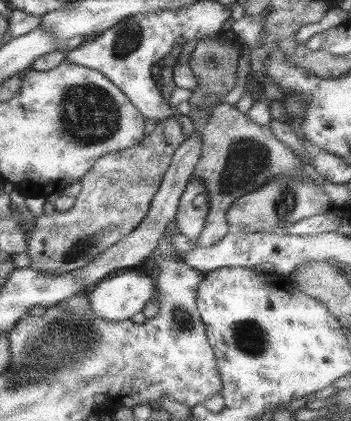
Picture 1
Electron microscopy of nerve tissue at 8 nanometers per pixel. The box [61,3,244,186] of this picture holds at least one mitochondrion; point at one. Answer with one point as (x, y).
(129, 38)

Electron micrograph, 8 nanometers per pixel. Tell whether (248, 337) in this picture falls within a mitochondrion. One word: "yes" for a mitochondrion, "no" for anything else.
yes

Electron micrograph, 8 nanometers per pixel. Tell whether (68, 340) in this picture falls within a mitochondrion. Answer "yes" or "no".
yes

